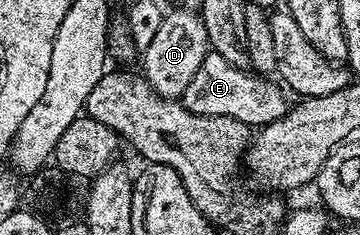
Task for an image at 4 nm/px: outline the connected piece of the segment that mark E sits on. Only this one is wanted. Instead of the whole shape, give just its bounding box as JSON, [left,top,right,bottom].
[180,50,288,126]

